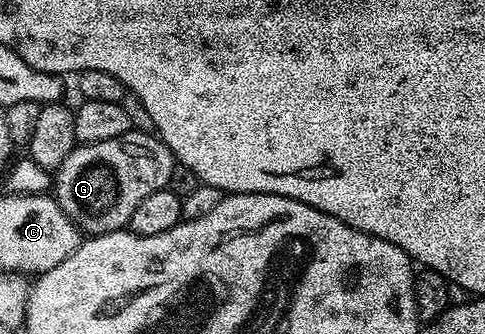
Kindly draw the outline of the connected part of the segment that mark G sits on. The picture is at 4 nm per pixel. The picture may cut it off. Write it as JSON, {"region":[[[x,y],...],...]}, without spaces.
{"region":[[[131,131],[116,139],[104,139],[100,143],[75,145],[73,151],[64,159],[52,181],[52,193],[58,205],[68,215],[73,225],[78,226],[83,234],[99,237],[105,233],[125,230],[132,219],[132,211],[152,191],[167,188],[176,162],[174,152],[157,136]]]}

